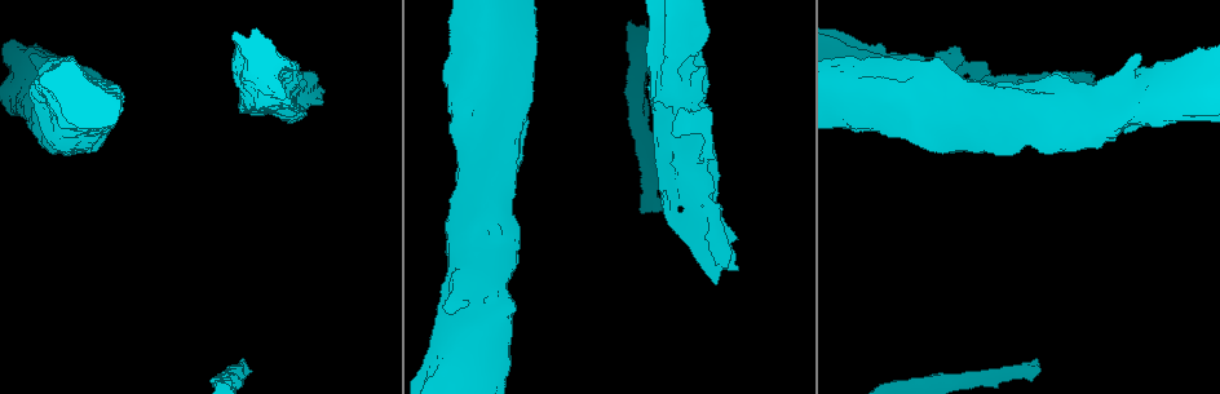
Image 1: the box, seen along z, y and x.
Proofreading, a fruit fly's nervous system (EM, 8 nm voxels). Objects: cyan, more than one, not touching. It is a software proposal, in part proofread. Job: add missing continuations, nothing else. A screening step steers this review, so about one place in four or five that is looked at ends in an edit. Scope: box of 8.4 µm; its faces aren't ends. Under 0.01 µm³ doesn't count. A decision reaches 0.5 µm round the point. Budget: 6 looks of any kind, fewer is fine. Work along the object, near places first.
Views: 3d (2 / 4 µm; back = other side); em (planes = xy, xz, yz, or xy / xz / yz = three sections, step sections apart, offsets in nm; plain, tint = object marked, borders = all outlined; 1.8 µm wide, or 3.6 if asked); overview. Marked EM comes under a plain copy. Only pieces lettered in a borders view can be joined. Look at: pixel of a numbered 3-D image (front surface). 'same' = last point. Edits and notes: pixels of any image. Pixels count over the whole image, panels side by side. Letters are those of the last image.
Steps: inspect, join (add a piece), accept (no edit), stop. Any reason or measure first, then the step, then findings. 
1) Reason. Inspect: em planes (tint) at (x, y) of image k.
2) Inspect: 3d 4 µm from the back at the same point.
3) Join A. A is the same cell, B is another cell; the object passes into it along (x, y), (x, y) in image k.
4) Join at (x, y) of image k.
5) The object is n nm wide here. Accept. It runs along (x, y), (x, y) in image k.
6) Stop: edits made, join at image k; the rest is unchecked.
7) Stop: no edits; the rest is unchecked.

Free end. Inspect: 3d 2 µm at (659, 190) of image 1.

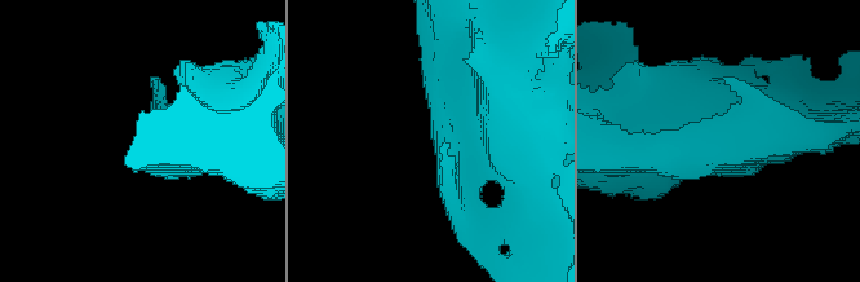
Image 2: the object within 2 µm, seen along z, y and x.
Now the EM. Inspect: em planes (borders) at (433, 141) of image 2.

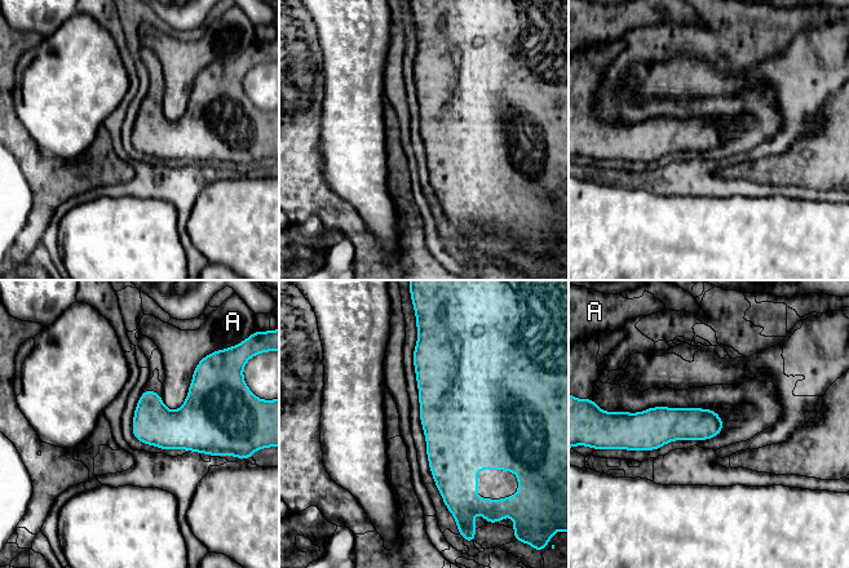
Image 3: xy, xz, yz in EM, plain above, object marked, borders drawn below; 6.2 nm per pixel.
Accept. A is another cell; a border runs along (198, 362), (185, 402), (167, 409) in image 3; no lettered piece goes on from it.

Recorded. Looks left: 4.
Thick end. Inspect: 3d 2 µm at (702, 68) of image 1.

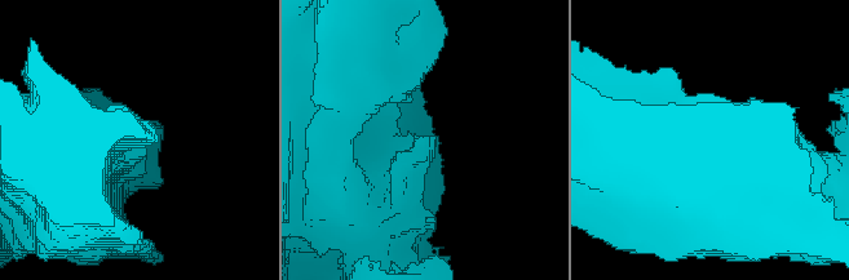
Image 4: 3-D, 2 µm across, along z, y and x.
Now the EM. Inspect: em xy step 4 (borders) at (424, 135) of image 4.

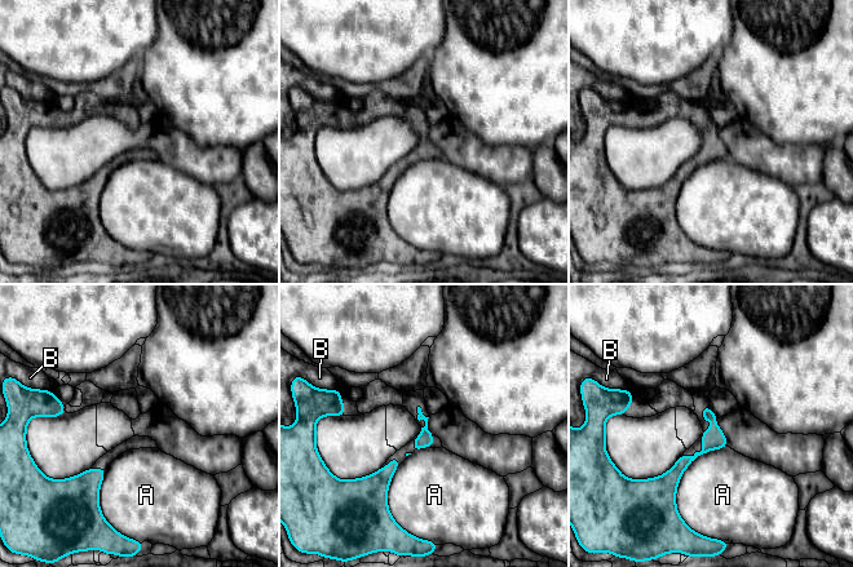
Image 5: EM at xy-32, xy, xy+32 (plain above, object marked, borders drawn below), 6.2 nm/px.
Accept. A and B are other cells; a border runs along (726, 446), (683, 473), (677, 512) in image 5; none of them fits.

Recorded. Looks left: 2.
Long arm stops here. Inspect: em planes (borders) at (641, 211) of image 1.

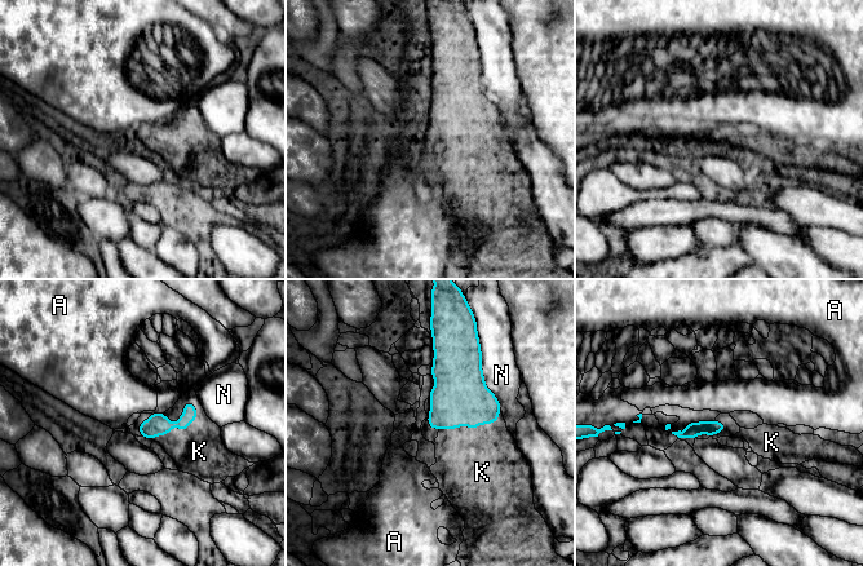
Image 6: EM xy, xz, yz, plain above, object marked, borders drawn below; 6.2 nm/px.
Join K. K is the same cell, A and N are other cells; the object passes into it along (184, 421), (177, 421), (199, 451) in image 6; it goes on there.

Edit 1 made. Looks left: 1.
Stop: edits made, join at image 6; the rest is unchecked.

